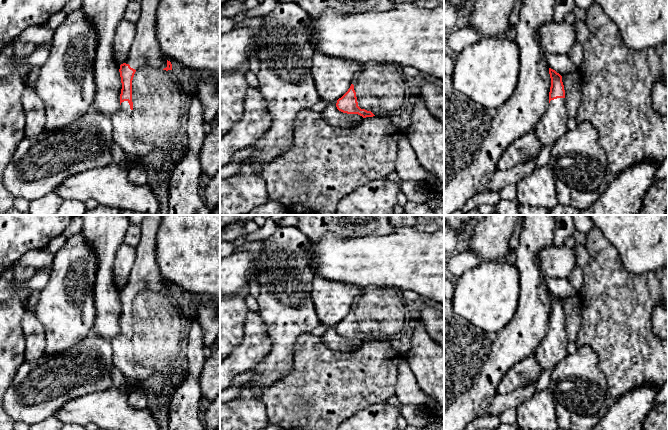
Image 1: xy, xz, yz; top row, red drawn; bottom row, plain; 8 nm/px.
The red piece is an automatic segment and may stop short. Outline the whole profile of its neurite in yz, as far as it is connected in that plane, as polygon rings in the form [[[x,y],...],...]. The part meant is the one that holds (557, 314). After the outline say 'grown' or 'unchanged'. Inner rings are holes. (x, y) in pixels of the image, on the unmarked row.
[[[549,292],[551,311],[549,330],[534,354],[542,370],[552,369],[567,356],[568,338],[566,335],[565,314],[562,300]]]; grown

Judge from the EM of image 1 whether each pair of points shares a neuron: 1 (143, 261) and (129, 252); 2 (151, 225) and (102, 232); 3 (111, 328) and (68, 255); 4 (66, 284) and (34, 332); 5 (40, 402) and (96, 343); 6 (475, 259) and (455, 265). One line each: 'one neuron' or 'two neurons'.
1: two neurons
2: two neurons
3: two neurons
4: two neurons
5: one neuron
6: one neuron

